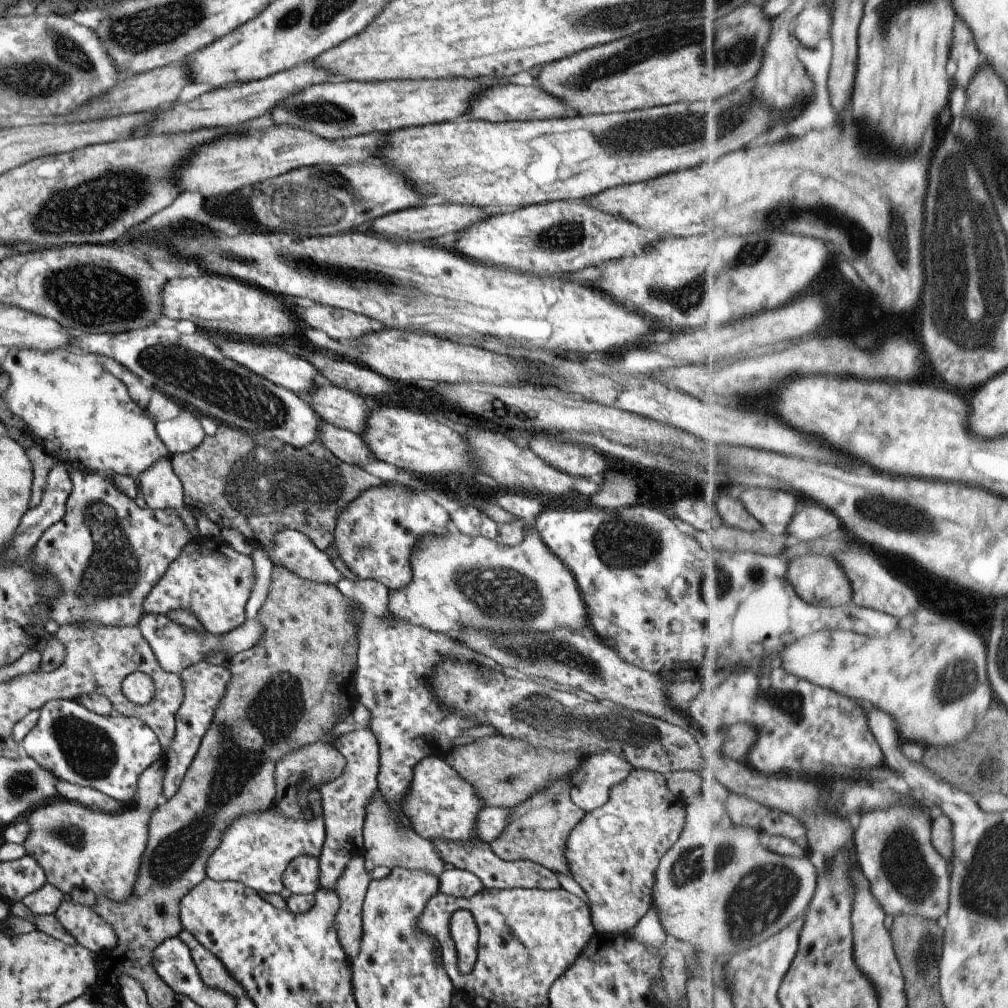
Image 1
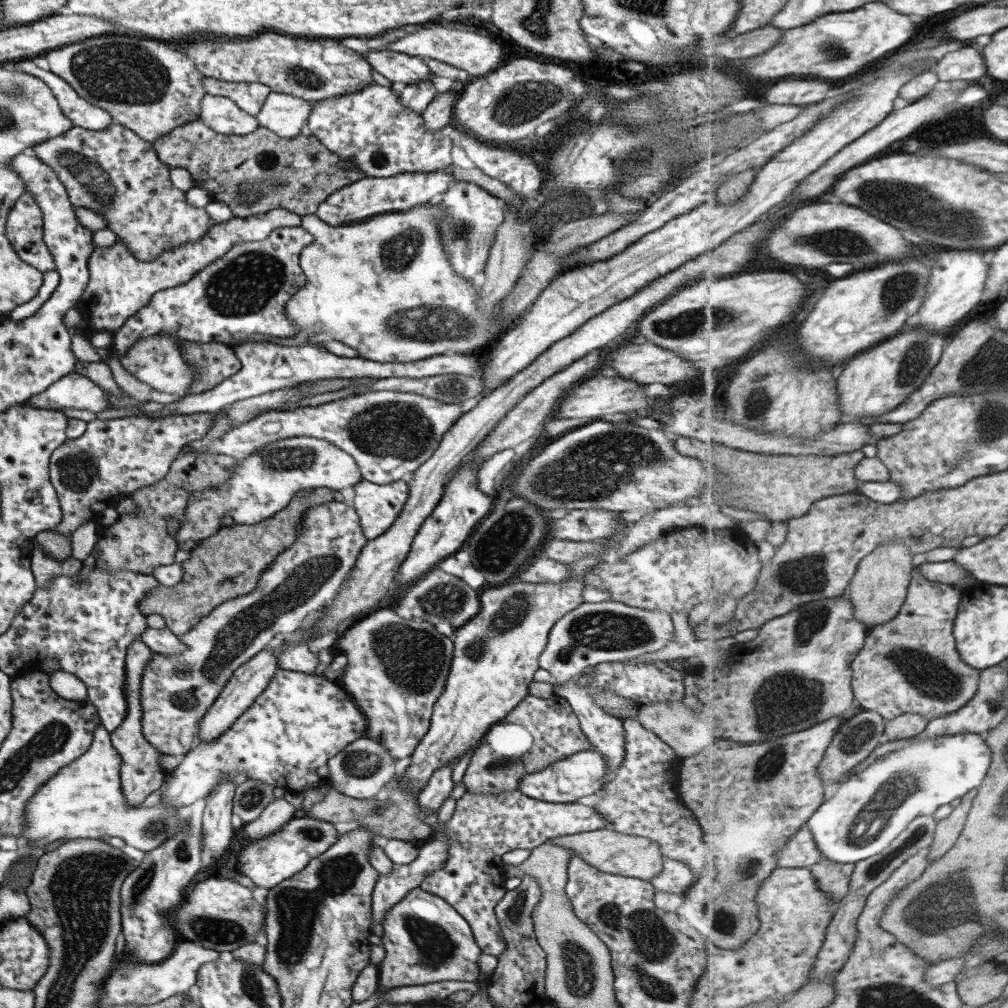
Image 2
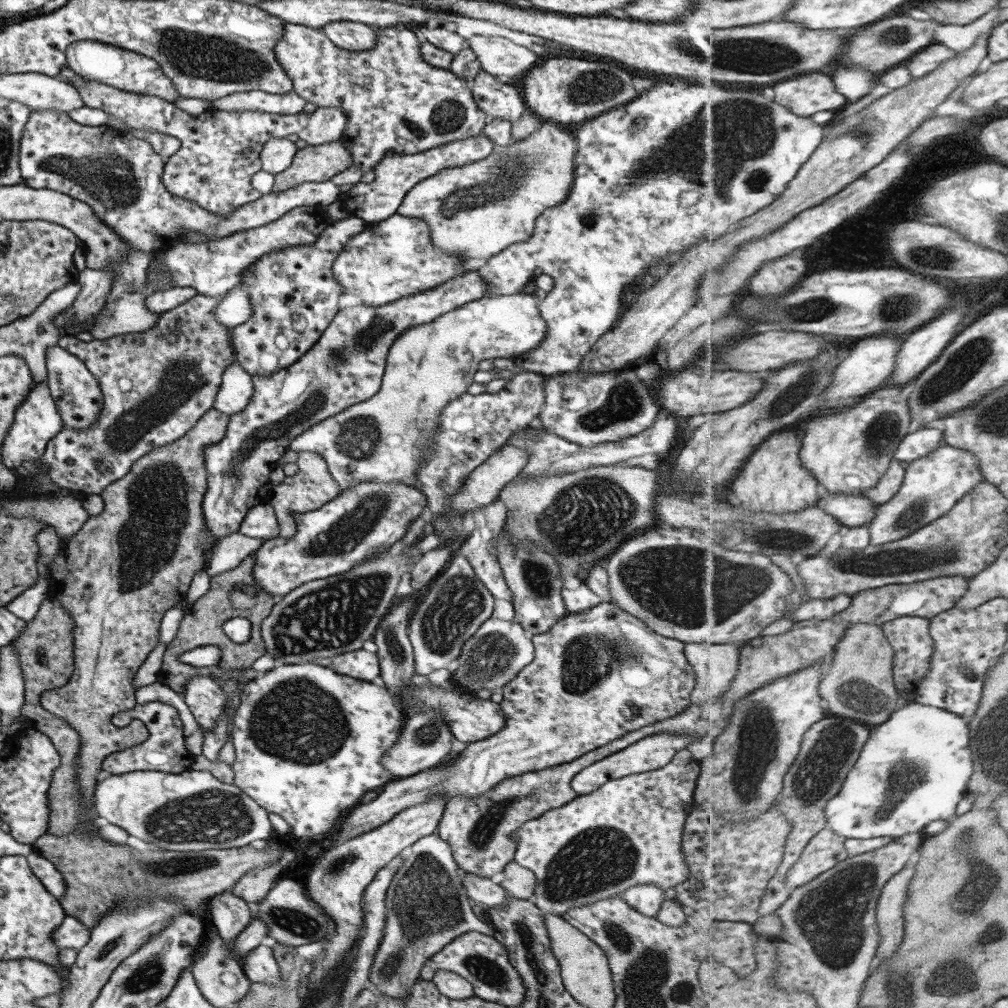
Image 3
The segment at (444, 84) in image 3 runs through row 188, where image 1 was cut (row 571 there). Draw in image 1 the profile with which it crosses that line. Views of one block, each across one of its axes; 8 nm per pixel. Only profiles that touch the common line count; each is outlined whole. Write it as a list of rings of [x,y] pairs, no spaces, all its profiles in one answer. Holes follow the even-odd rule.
[[[340,567],[340,571],[345,576],[336,582],[336,589],[345,598],[361,603],[362,606],[362,618],[356,636],[355,702],[359,702],[369,712],[367,729],[377,741],[379,768],[376,788],[388,807],[403,821],[405,817],[400,810],[400,800],[408,793],[412,768],[416,762],[429,755],[449,753],[454,744],[460,742],[458,735],[461,730],[481,725],[478,721],[457,717],[440,706],[428,682],[432,670],[445,659],[469,661],[470,665],[489,669],[490,673],[496,673],[501,668],[493,663],[491,666],[483,663],[480,655],[463,649],[443,632],[437,633],[395,619],[388,611],[387,588],[373,579],[358,579],[347,575],[344,567]]]

